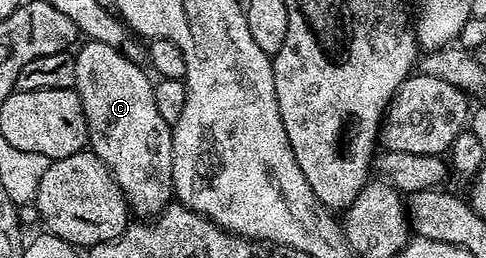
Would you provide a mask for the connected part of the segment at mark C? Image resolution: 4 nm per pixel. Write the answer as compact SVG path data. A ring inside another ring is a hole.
M94 39L82 42L76 48L73 55L75 61L75 88L78 97L83 105L83 113L85 114L85 126L87 128L87 143L94 155L97 155L107 165L107 169L115 177L115 181L119 185L121 192L125 194L125 202L129 204L130 212L138 220L145 221L150 217L157 217L161 210L168 207L171 200L174 198L173 193L173 128L167 121L163 121L163 117L159 114L159 109L155 106L155 93L153 92L153 83L151 79L141 72L142 68L138 64L129 60L122 51L116 51L111 45L103 45L103 41L95 41Z

